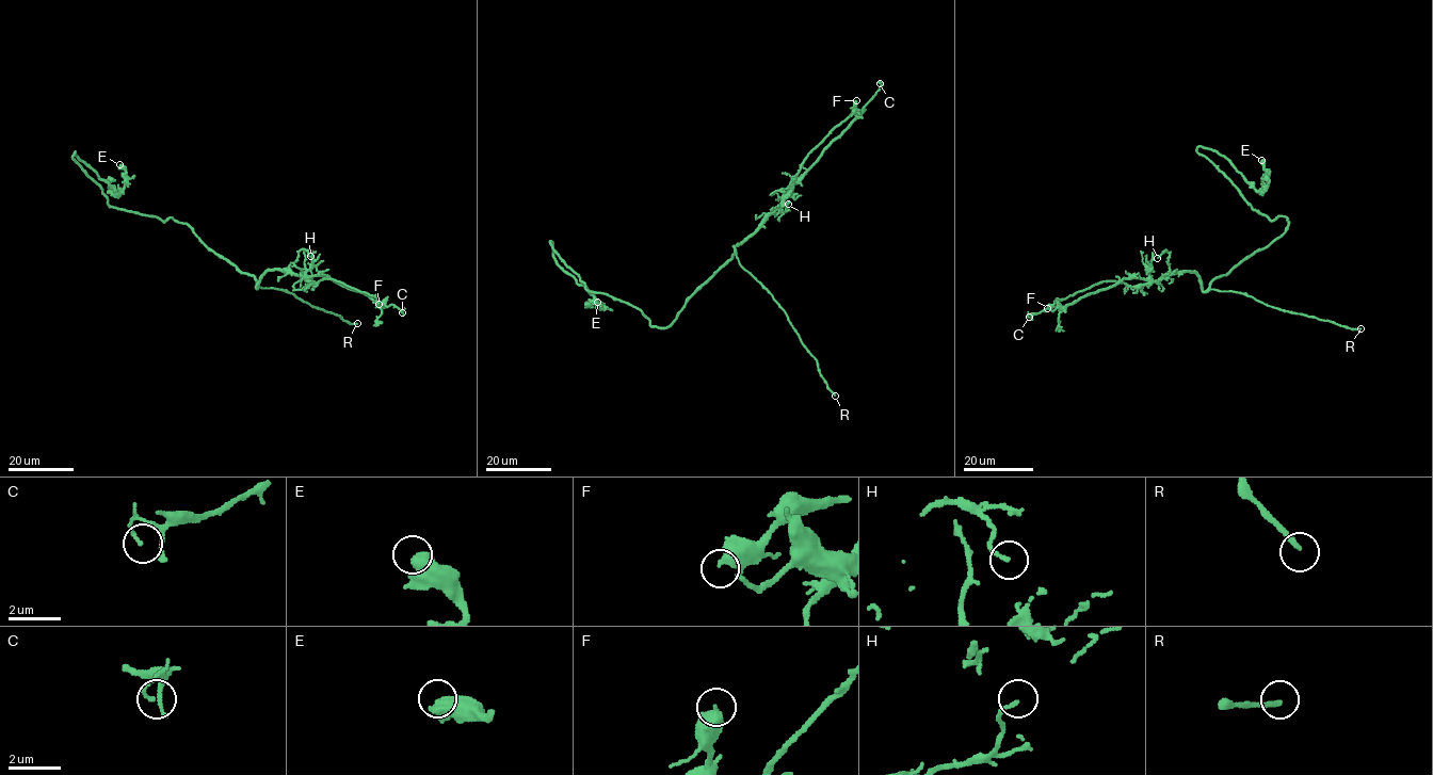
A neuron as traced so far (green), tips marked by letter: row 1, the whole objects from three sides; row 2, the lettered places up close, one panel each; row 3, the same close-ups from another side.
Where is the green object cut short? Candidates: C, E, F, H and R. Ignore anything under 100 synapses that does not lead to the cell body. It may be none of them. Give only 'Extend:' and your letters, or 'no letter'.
Extend: R

